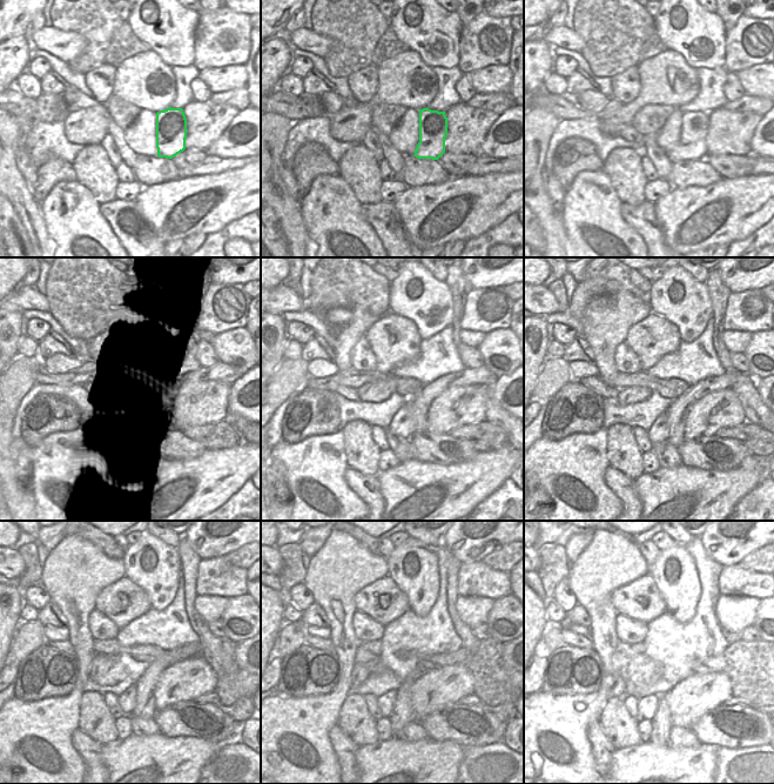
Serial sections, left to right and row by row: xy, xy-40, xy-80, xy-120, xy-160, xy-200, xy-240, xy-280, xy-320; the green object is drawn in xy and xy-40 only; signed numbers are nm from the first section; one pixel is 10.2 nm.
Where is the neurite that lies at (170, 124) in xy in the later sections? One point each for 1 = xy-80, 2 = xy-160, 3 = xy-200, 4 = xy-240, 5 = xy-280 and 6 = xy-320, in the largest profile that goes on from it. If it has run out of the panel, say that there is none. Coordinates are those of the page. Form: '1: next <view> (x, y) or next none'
1: next xy-80 (692, 145)
2: next xy-160 (403, 424)
3: next xy-200 (659, 431)
4: next xy-240 (127, 699)
5: next xy-280 (386, 702)
6: next xy-320 (647, 705)

